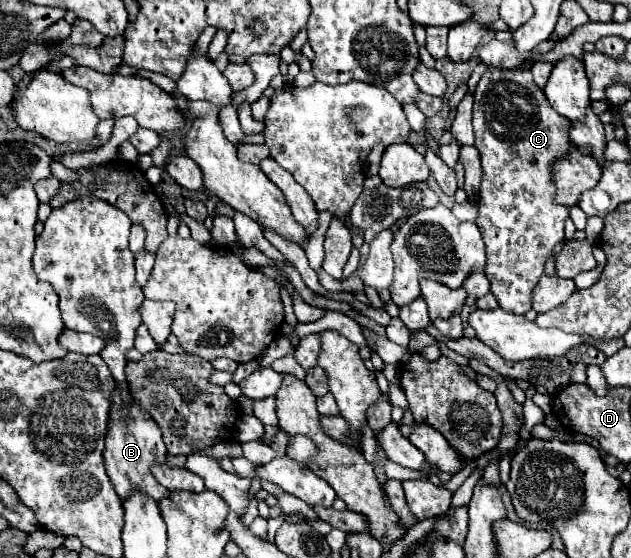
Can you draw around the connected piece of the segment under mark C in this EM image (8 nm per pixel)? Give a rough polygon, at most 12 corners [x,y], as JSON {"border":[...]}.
{"border":[[532,73],[474,91],[476,225],[490,293],[532,309],[568,207],[552,161],[570,147]]}

